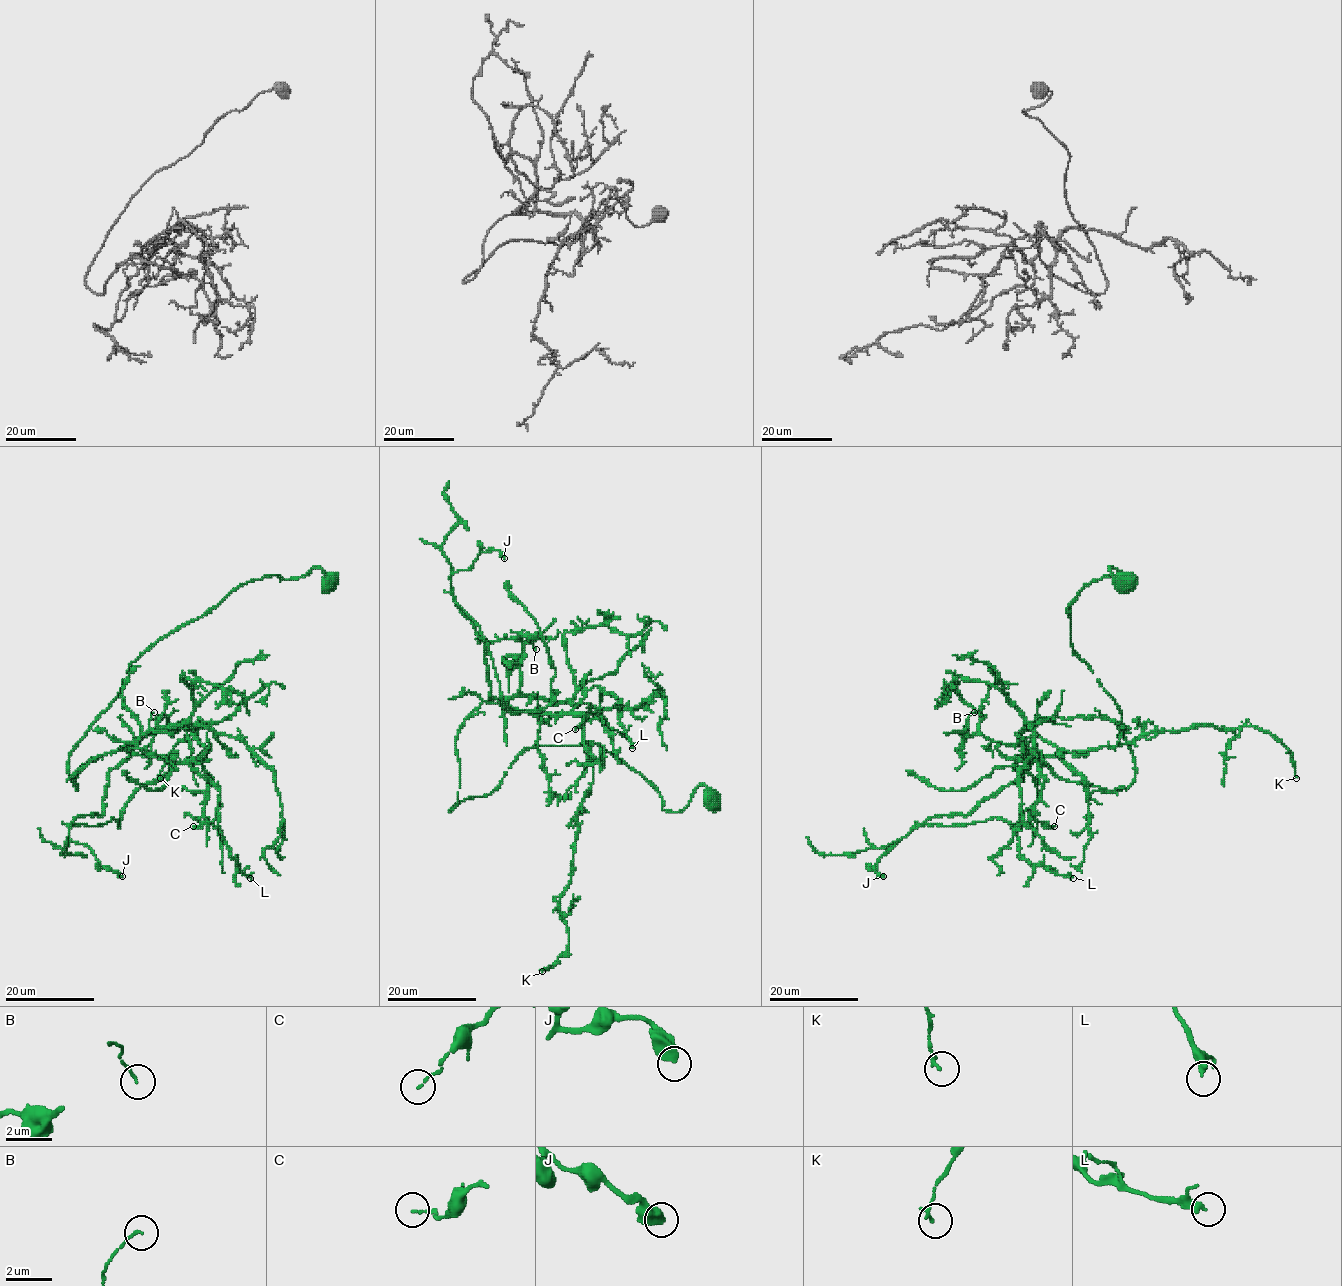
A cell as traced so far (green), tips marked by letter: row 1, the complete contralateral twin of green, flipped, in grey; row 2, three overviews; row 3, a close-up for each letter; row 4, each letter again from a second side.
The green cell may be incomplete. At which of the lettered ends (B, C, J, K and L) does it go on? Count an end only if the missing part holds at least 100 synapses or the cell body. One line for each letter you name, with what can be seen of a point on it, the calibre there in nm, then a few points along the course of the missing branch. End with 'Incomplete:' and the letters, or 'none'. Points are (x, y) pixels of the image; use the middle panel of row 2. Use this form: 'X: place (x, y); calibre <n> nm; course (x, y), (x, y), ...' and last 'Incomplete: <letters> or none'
Incomplete: none

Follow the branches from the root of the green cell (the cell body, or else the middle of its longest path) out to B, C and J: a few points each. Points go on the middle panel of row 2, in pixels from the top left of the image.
B: (712, 800), (702, 784), (667, 811), (581, 744), (525, 749), (450, 810), (459, 727), (518, 693), (536, 649)
C: (712, 800), (667, 811), (581, 744), (525, 749), (450, 810), (484, 702), (599, 709), (575, 729)
J: (712, 800), (667, 811), (581, 744), (525, 749), (450, 810), (459, 727), (510, 707), (450, 576), (504, 558)

